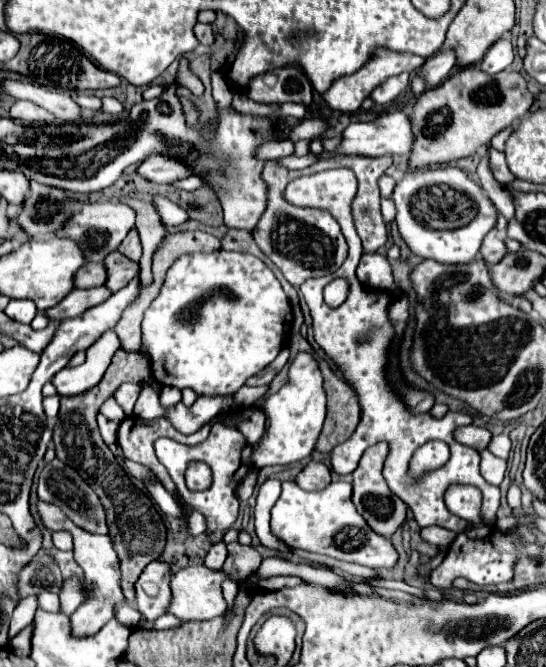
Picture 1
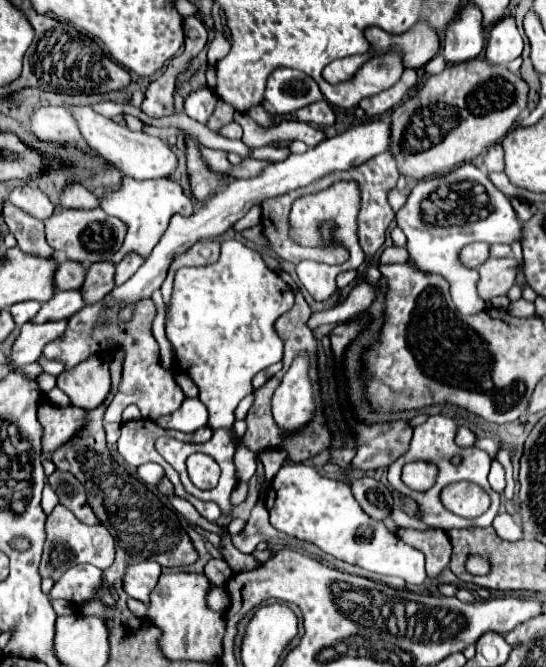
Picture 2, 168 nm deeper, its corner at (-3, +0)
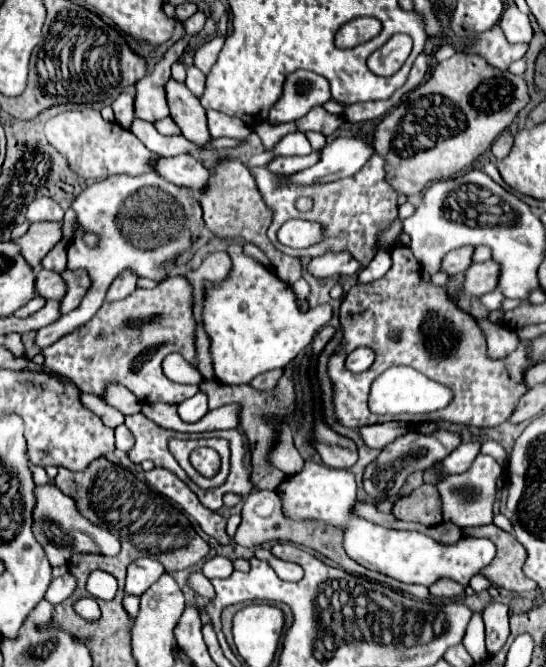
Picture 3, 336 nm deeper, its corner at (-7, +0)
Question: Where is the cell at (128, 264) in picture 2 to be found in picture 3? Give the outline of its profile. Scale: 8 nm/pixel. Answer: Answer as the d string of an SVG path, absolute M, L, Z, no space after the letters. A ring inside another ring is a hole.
M123 272L123 276L115 278L113 284L109 286L105 300L107 302L117 302L117 300L127 298L135 290L135 282L137 282L137 276L131 276L131 272Z

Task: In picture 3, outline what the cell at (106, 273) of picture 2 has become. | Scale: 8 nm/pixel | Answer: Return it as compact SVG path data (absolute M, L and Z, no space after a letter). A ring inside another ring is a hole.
M65 270L65 272L61 272L61 278L67 284L67 292L65 292L65 296L63 296L61 304L59 304L59 312L61 314L67 314L67 312L71 312L71 310L75 310L79 306L79 300L85 296L87 286L91 282L89 282L87 272L71 272L71 270Z

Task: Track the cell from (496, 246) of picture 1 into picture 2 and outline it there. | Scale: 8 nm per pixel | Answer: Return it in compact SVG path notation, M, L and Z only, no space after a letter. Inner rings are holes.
M475 242L463 248L461 260L467 264L467 268L479 268L489 258L489 244L487 242Z

